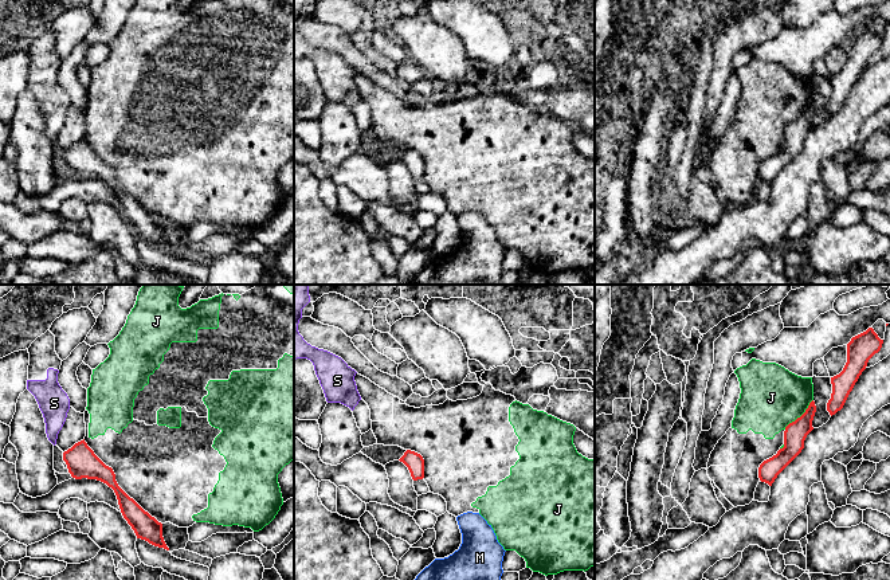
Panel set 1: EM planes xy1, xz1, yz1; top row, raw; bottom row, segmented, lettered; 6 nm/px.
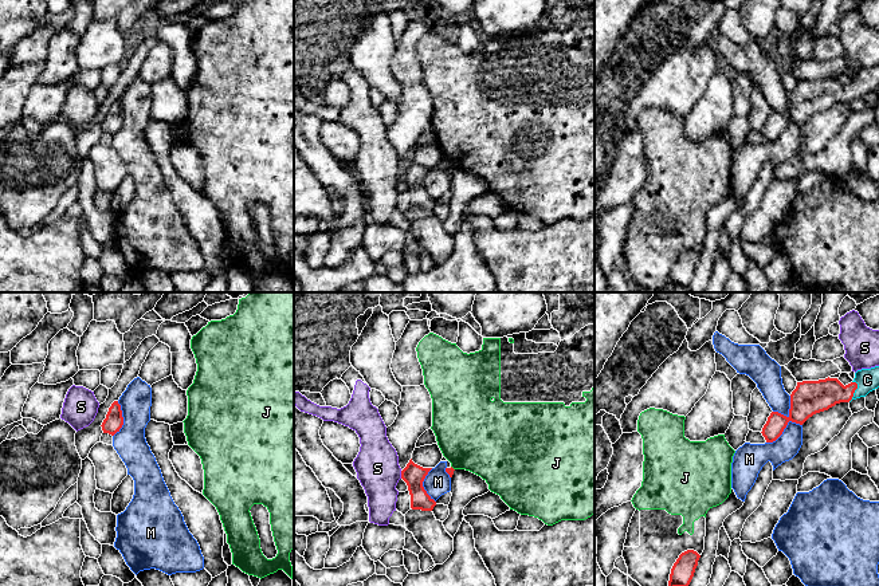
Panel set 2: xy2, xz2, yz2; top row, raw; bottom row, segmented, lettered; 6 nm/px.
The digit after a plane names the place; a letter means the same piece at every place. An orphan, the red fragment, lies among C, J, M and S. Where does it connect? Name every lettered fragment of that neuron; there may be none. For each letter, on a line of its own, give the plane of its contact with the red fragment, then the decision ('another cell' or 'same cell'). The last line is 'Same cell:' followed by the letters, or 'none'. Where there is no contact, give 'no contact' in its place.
C: meets red in yz2; same cell
J: meets red in yz1; another cell
M: meets red in yz2; another cell
S: meets red in xz2; another cell
Same cell: C

